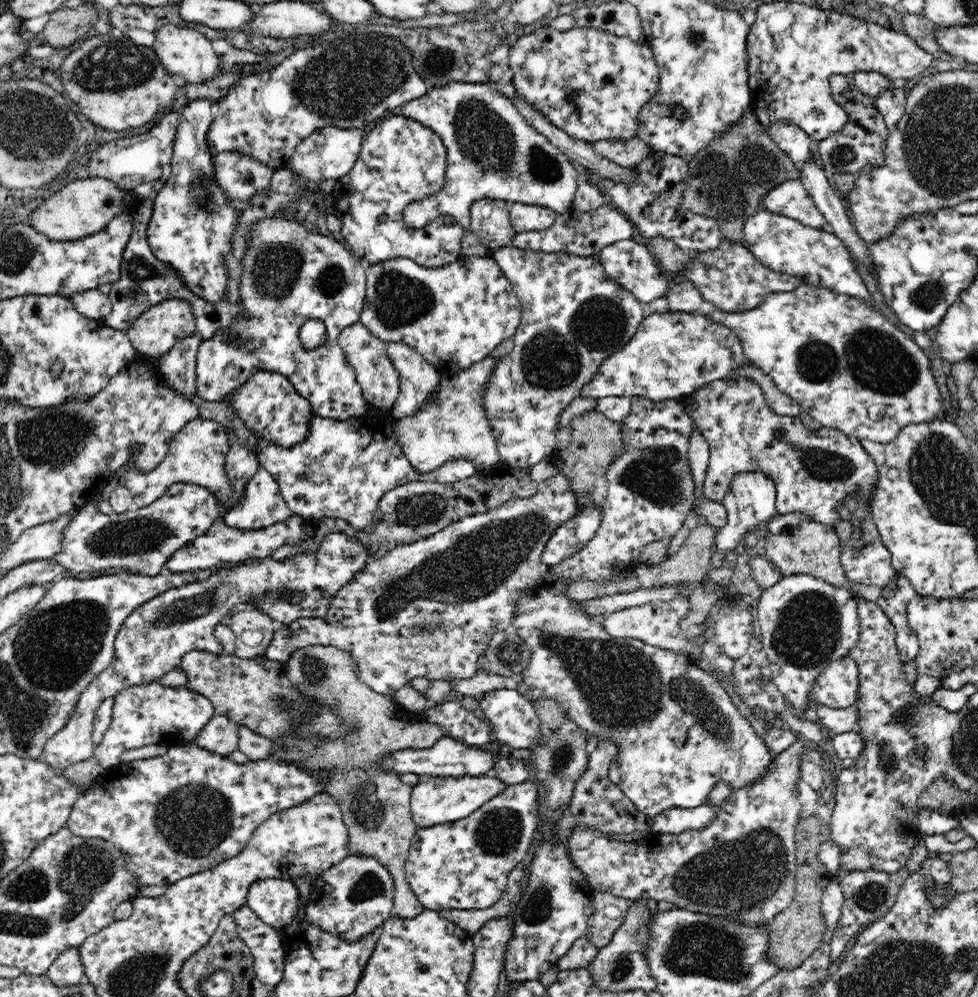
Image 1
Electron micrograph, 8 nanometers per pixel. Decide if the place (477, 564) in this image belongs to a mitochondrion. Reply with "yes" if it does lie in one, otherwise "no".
yes

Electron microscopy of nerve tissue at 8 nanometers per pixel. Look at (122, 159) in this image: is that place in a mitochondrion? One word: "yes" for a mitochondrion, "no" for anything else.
no

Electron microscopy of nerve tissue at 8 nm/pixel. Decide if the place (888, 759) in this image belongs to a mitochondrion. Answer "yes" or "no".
yes

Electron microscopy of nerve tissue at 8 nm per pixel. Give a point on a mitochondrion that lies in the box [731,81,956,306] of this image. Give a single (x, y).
(842, 155)

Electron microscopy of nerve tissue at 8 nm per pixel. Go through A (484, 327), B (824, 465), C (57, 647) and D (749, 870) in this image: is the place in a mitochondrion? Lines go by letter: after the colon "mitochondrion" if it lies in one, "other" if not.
A: other
B: mitochondrion
C: mitochondrion
D: mitochondrion

